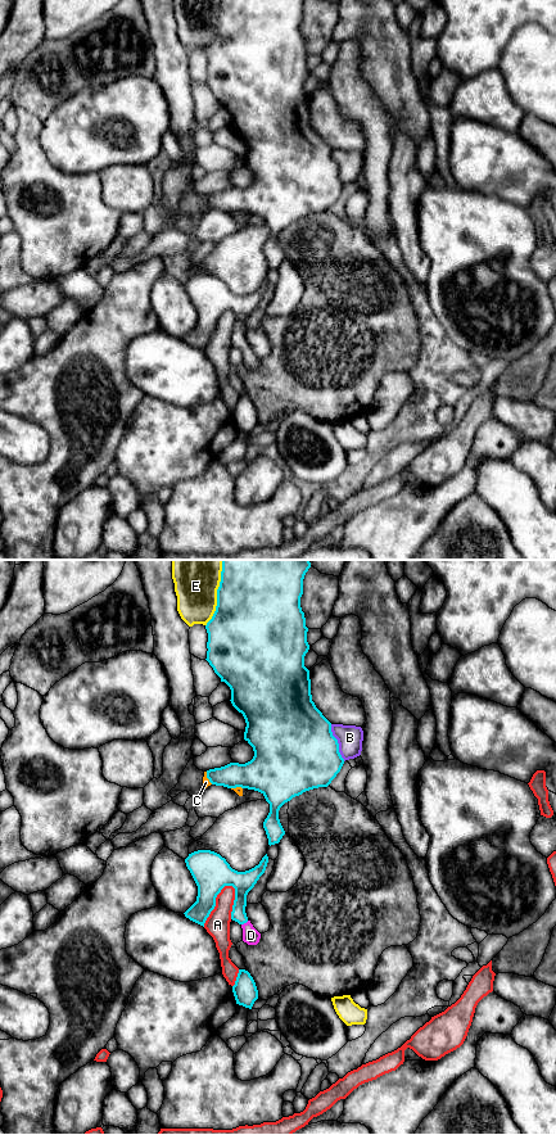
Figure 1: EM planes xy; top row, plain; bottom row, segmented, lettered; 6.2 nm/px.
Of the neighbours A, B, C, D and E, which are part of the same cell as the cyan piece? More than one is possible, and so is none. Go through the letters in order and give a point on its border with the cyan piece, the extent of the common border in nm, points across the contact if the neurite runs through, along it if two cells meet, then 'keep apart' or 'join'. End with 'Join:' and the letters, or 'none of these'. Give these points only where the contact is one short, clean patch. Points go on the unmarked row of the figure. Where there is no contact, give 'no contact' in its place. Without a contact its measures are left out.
A: meets cyan in xy at (215, 328); contact 320 nm long; keep apart
B: meets cyan in xy at (337, 167); contact 240 nm long; keep apart
C: meets cyan in xy at (208, 203); contact 90 nm long; border along xy (206, 197), (212, 208); keep apart
D: meets cyan in xy at (244, 347); contact 50 nm long; runs through xy (243, 307), (240, 342), (244, 347), (251, 360); join
E: meets cyan in xy at (217, 26); contact 340 nm long; keep apart
Join: D

